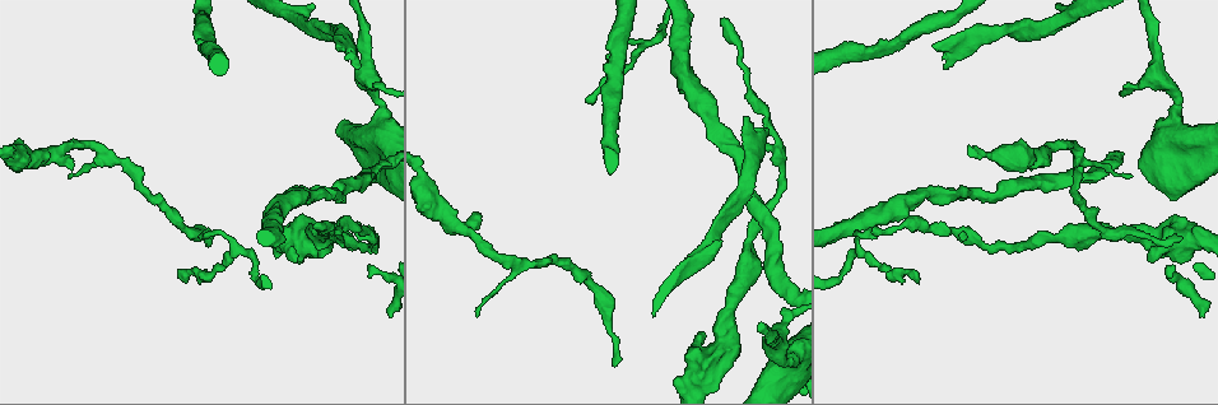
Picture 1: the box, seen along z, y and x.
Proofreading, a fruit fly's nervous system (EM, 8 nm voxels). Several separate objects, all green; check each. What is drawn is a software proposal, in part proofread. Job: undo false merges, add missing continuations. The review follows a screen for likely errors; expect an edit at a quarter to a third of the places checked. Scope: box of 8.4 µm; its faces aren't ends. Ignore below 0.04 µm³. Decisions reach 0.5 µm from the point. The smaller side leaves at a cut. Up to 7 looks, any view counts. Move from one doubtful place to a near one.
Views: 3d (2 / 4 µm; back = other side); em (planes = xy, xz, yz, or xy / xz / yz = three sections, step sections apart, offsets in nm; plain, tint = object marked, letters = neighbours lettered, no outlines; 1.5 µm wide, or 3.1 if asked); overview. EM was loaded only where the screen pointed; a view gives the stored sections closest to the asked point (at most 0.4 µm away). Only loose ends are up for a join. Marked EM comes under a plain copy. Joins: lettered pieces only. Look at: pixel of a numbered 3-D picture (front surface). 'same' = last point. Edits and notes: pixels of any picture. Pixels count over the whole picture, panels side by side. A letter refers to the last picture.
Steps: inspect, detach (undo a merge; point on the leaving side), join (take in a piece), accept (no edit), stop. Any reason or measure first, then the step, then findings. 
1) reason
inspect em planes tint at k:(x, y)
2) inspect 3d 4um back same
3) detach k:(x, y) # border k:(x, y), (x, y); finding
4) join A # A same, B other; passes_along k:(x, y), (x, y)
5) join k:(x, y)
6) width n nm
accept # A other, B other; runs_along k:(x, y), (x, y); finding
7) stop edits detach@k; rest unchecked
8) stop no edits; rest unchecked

inspect 3d 2um at 1:(70, 167)

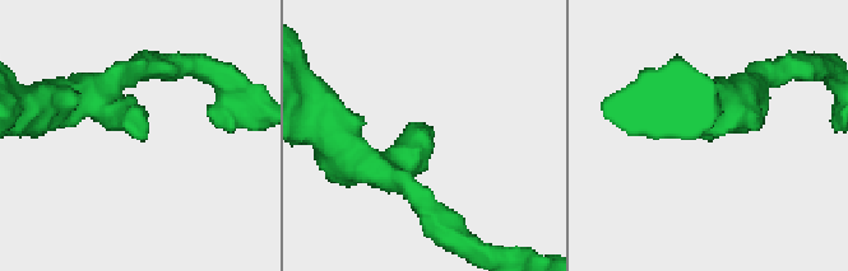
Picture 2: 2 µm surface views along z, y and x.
inspect em planes letters at 2:(138, 137)

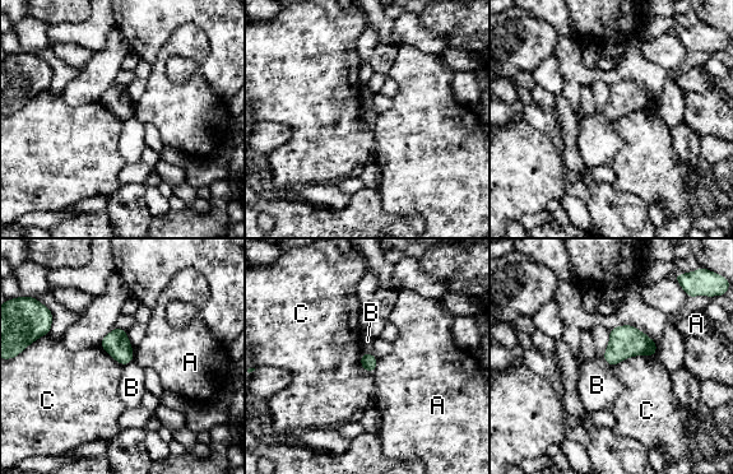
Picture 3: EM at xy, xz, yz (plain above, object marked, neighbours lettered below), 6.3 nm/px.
accept # A other, B other, C other; border 3:(655, 354), (630, 356), (611, 366); no lettered piece goes on from it

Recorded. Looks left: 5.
an open end
inspect 3d 2um at 1:(1131, 176)

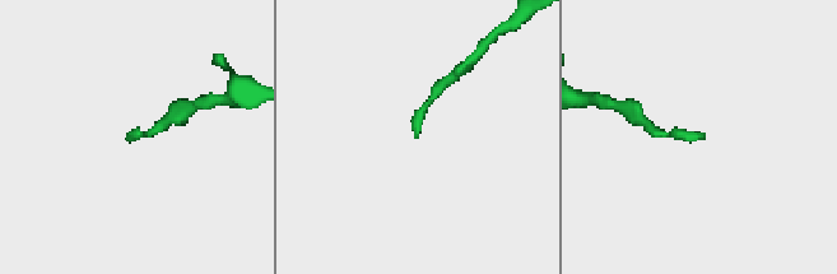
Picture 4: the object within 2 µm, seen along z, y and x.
need the tissue
inspect em xz step 4 letters at 4:(129, 132)

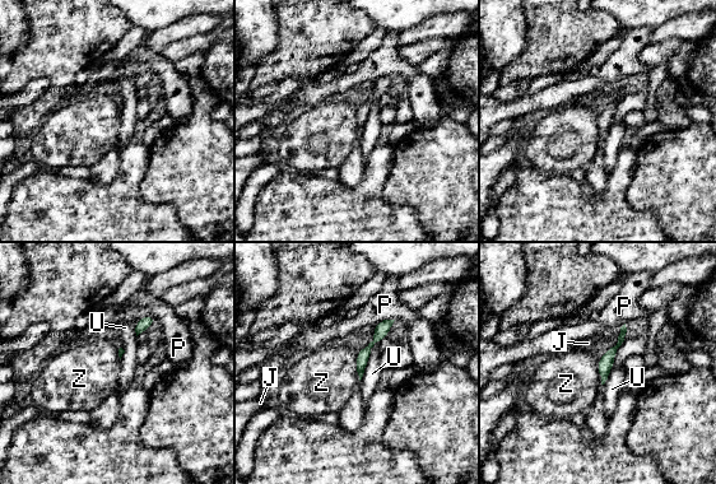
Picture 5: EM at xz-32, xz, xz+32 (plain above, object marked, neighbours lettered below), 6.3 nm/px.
cut it another way
inspect em planes letters same

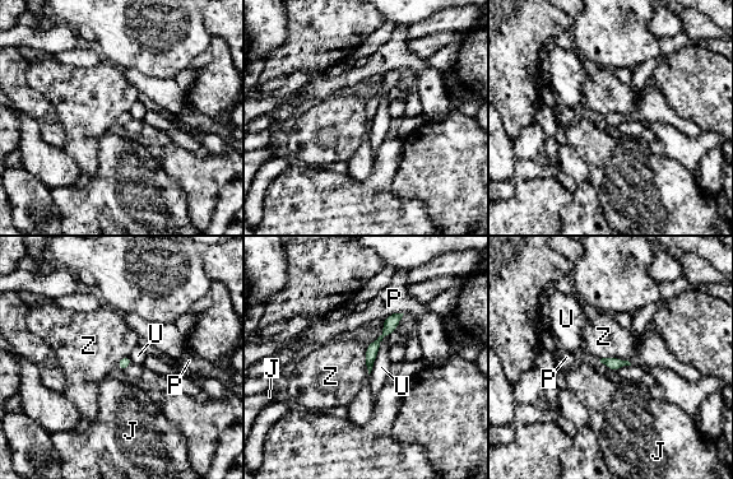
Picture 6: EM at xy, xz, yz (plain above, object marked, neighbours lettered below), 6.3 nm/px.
accept # J other, P other, U other, Z other; border 6:(599, 358), (622, 358), (631, 364); none of them fits

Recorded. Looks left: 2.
an open end
inspect em planes letters at 1:(295, 261)

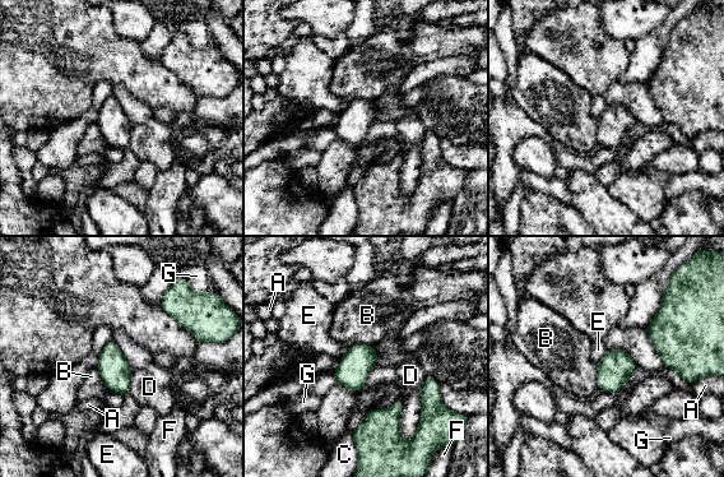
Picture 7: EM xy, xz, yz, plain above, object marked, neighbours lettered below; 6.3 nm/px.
accept # A other, B other, C other, D other, E other, F other, G other; border 7:(426, 375), (416, 427); no lettered piece goes on from it

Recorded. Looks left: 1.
stop no edits; rest unchecked

